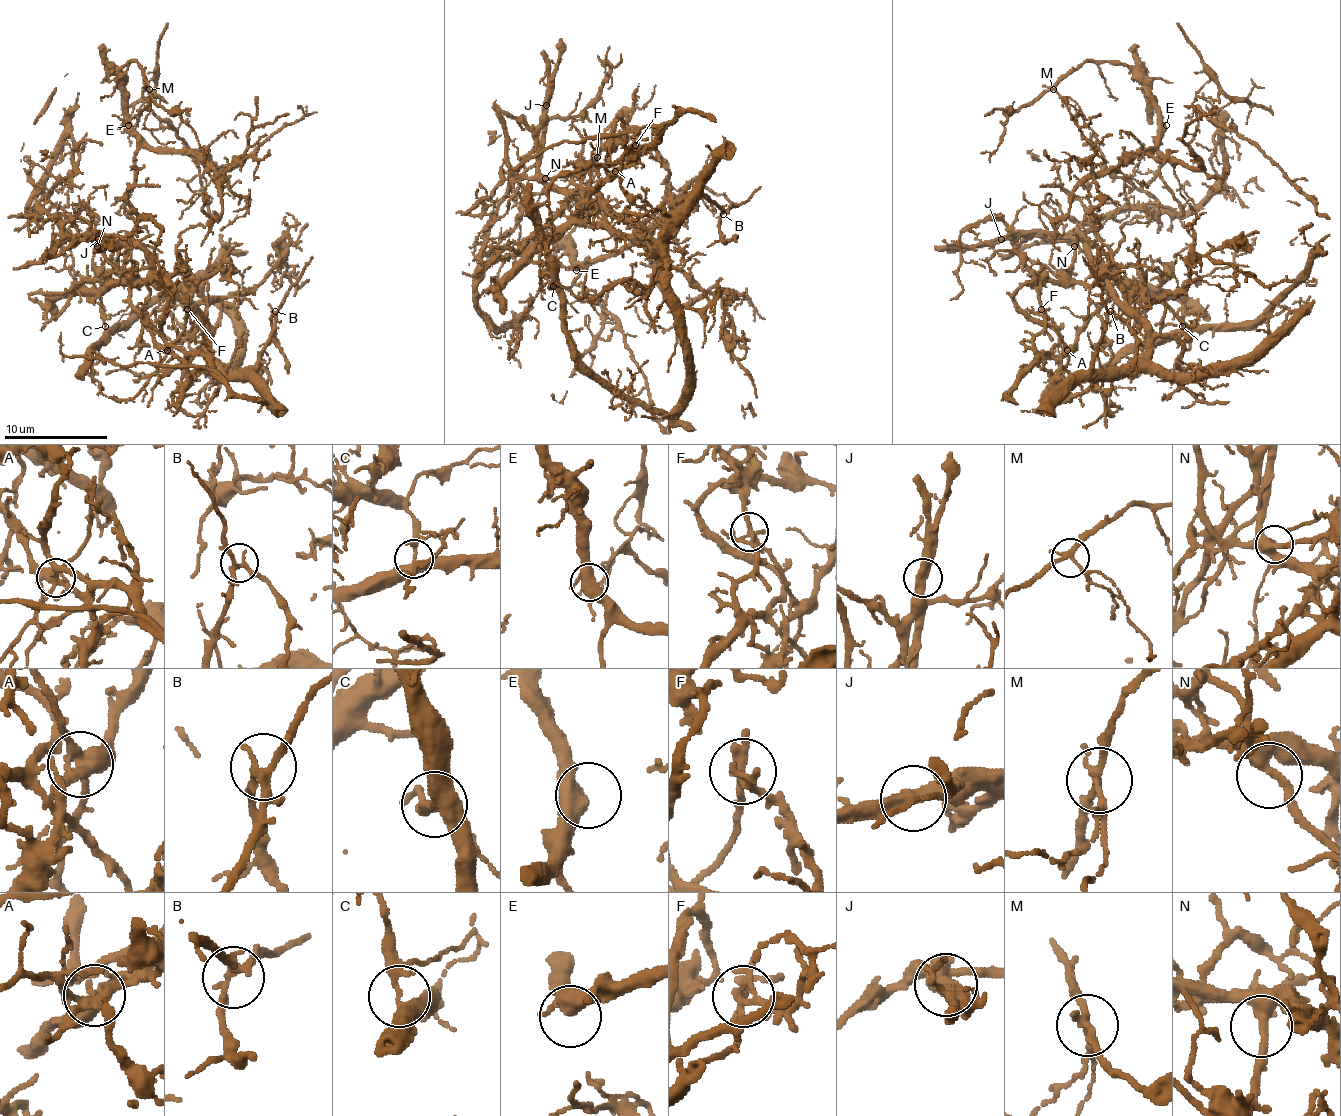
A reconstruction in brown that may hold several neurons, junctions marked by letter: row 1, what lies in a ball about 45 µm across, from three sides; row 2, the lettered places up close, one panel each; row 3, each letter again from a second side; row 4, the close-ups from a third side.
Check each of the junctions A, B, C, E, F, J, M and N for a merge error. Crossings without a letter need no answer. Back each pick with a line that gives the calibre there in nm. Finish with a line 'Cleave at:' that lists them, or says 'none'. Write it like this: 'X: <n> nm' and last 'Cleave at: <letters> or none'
A: 380 nm
F: 240 nm
J: 440 nm
Cleave at: A, F, J

